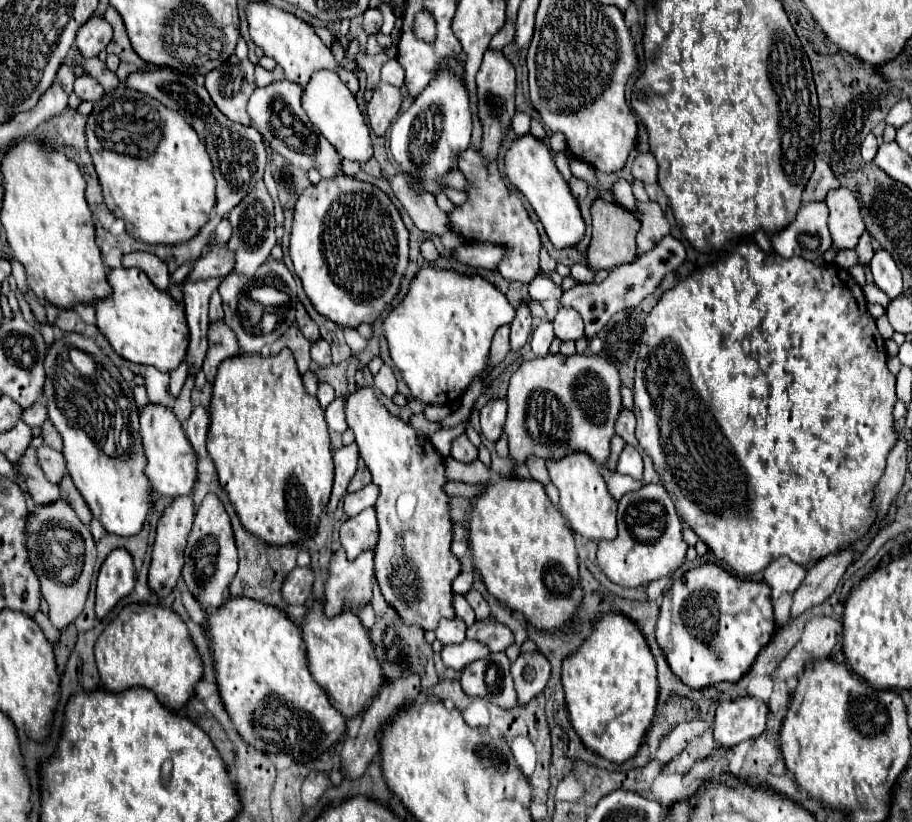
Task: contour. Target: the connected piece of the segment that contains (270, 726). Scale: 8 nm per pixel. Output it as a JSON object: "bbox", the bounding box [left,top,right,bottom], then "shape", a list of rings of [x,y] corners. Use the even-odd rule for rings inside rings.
{"bbox":[205,597,345,763],"shape":[[[229,597],[227,603],[207,613],[205,633],[211,645],[219,695],[231,723],[247,745],[263,753],[289,755],[299,763],[321,759],[333,751],[345,733],[345,719],[311,677],[299,627],[281,609],[251,601],[249,597]]]}

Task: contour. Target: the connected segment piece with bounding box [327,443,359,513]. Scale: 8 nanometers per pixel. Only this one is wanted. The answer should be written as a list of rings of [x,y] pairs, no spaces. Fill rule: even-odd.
[[[355,443],[341,447],[333,453],[333,461],[335,461],[335,483],[333,483],[333,493],[331,493],[331,501],[327,505],[327,513],[333,513],[337,509],[337,503],[341,501],[341,497],[347,493],[347,485],[351,483],[355,471],[357,471],[357,457],[359,457],[359,449]]]

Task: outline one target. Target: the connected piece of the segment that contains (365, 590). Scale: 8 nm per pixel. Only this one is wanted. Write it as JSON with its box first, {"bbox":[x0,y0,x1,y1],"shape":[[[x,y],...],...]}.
{"bbox":[325,549,373,615],"shape":[[[343,549],[333,553],[329,563],[329,579],[325,583],[325,613],[337,615],[345,601],[353,607],[371,599],[373,573],[373,551],[361,553],[359,559],[349,561]]]}

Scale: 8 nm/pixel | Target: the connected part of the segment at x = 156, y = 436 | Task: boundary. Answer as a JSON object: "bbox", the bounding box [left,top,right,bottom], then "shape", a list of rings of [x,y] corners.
{"bbox":[139,405,197,497],"shape":[[[145,405],[139,409],[139,421],[141,421],[141,443],[147,457],[145,475],[153,487],[155,493],[163,497],[179,497],[187,495],[197,479],[197,455],[187,441],[187,435],[183,431],[183,425],[175,417],[175,413],[163,405]]]}

